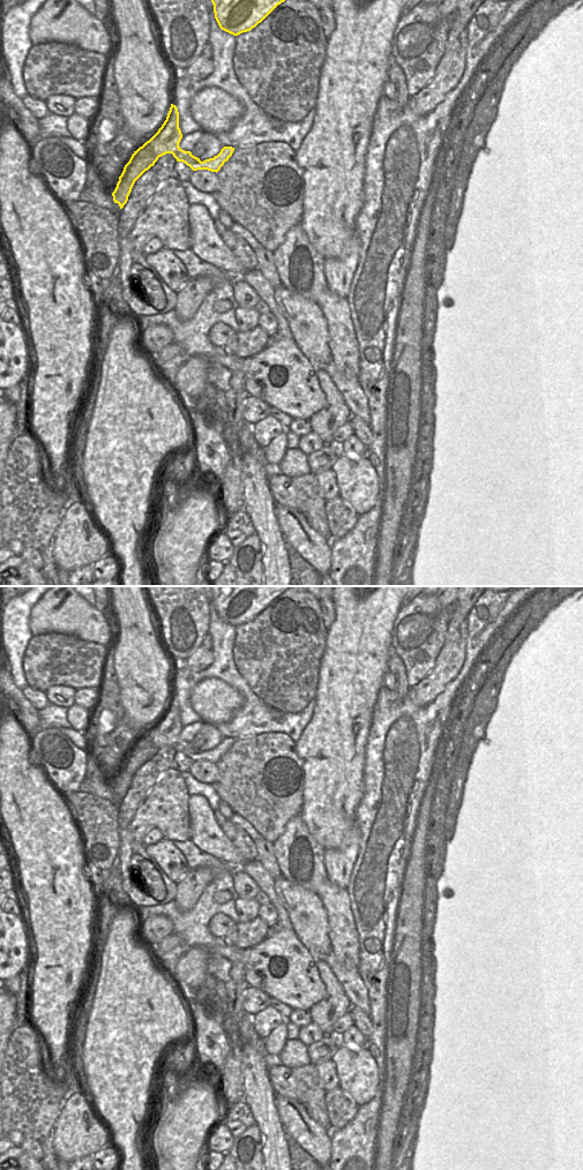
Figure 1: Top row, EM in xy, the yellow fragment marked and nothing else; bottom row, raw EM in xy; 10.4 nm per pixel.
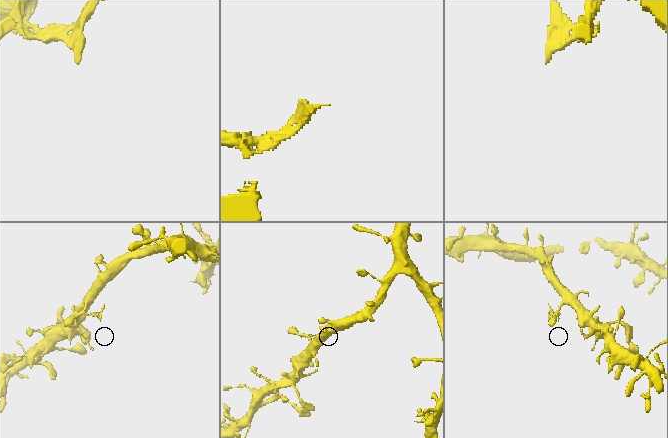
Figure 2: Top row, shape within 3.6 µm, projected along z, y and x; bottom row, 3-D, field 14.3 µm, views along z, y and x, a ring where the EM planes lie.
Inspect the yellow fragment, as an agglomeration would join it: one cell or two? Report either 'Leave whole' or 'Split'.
Split.

